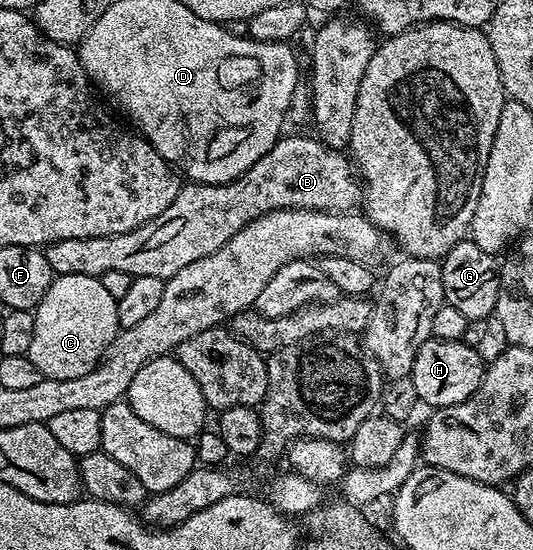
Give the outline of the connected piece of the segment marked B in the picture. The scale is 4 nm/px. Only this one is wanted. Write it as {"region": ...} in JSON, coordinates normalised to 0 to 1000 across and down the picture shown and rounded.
{"region":[[[529,247],[463,309],[456,320],[443,322],[439,329],[428,329],[422,336],[373,336],[368,333],[341,335],[336,355],[328,355],[328,369],[306,384],[306,391],[291,391],[272,409],[253,413],[236,424],[223,427],[193,427],[171,435],[118,435],[83,447],[81,458],[88,478],[96,478],[101,498],[118,500],[163,500],[186,504],[201,493],[238,493],[248,504],[268,500],[291,500],[315,507],[351,478],[366,478],[366,471],[381,471],[381,464],[396,464],[433,435],[463,405],[501,391],[508,384],[525,380],[610,380],[617,387],[644,387],[664,378],[674,365],[674,322],[664,302],[651,296],[651,285],[638,271],[614,267],[593,247],[540,249]]]}

